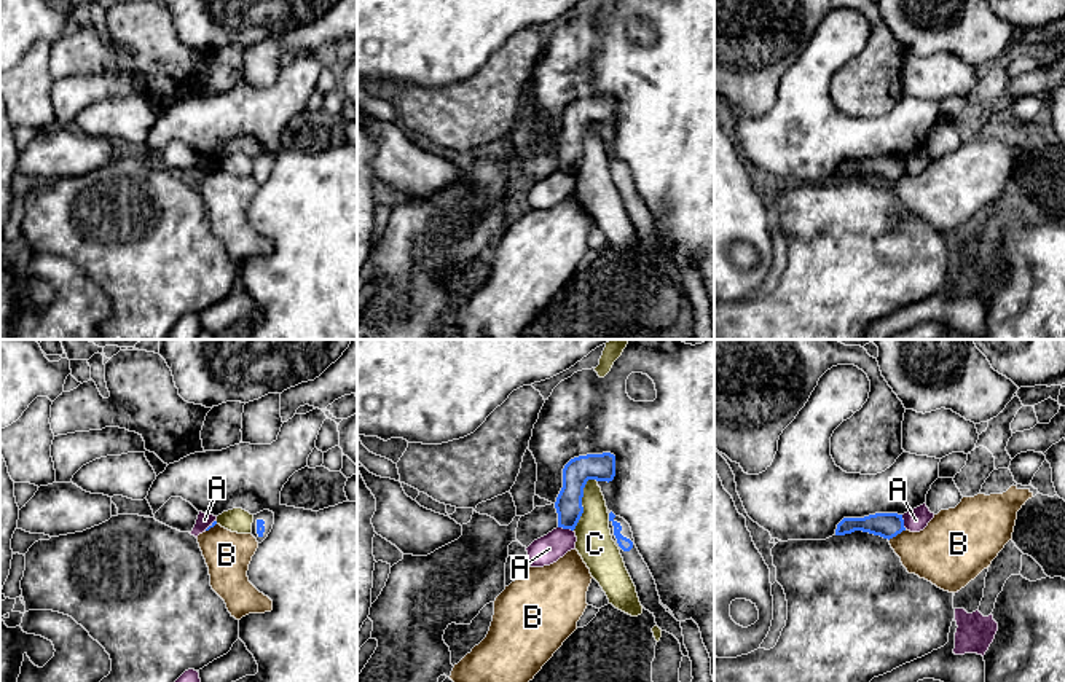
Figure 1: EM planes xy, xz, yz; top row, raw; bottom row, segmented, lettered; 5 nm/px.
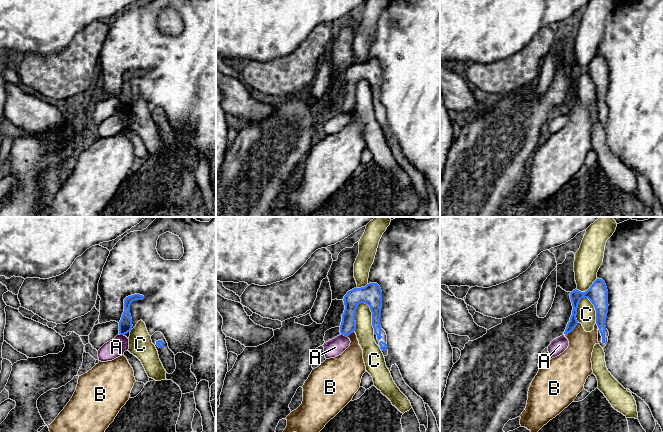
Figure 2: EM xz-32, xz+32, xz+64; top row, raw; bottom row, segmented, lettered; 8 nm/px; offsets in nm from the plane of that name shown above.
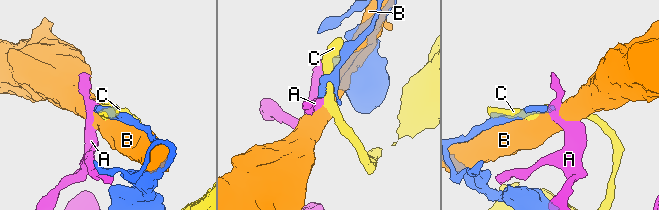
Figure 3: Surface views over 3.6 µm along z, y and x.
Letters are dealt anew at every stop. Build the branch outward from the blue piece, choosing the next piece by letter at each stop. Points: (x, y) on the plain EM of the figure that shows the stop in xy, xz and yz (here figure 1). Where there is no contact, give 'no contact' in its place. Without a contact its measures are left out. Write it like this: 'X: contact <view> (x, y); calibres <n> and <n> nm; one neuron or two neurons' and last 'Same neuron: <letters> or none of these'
A: contact xz (566, 171); calibres 130 and 140 nm; two neurons
B: contact yz (896, 177); calibres 130 and 300 nm; two neurons
C: contact xz (581, 145); calibres 140 and 180 nm; two neurons
Same neuron: none of these

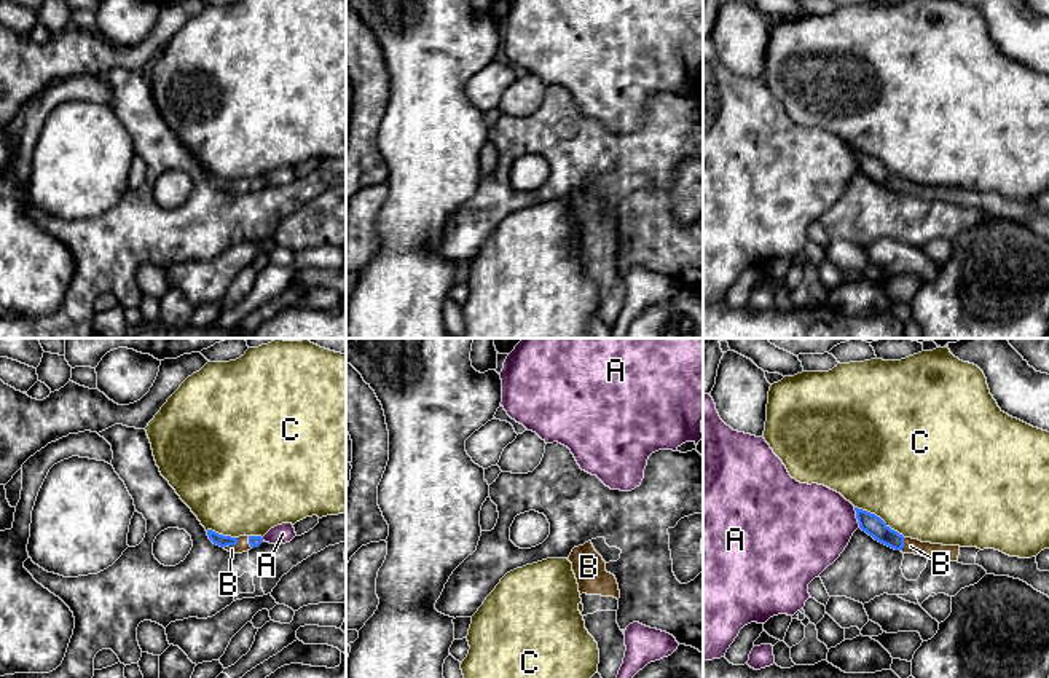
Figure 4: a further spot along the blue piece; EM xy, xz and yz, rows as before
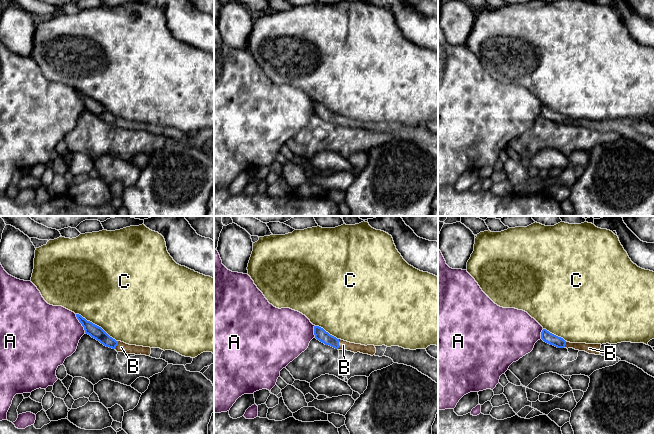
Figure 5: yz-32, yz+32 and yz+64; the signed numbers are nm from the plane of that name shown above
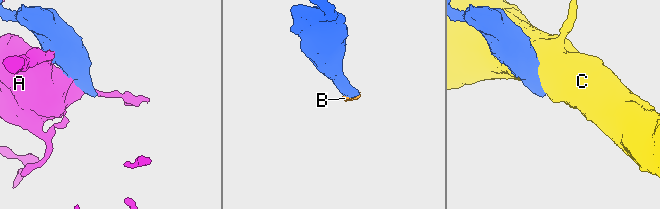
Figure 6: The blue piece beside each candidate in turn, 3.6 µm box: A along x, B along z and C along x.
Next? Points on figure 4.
A: contact yz (856, 160); calibres 100 and 420 nm; two neurons
B: contact xy (231, 187); calibres 60 and 70 nm; one neuron
C: contact yz (879, 160); calibres 100 and 500 nm; two neurons
Same neuron: B

